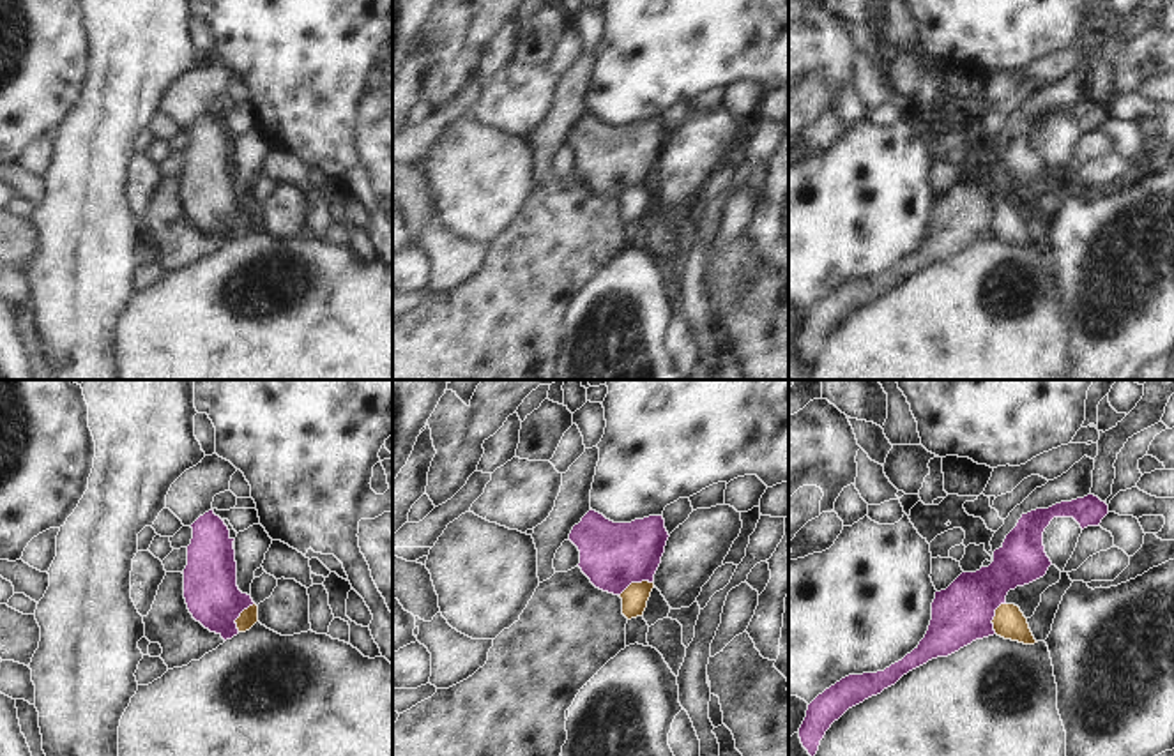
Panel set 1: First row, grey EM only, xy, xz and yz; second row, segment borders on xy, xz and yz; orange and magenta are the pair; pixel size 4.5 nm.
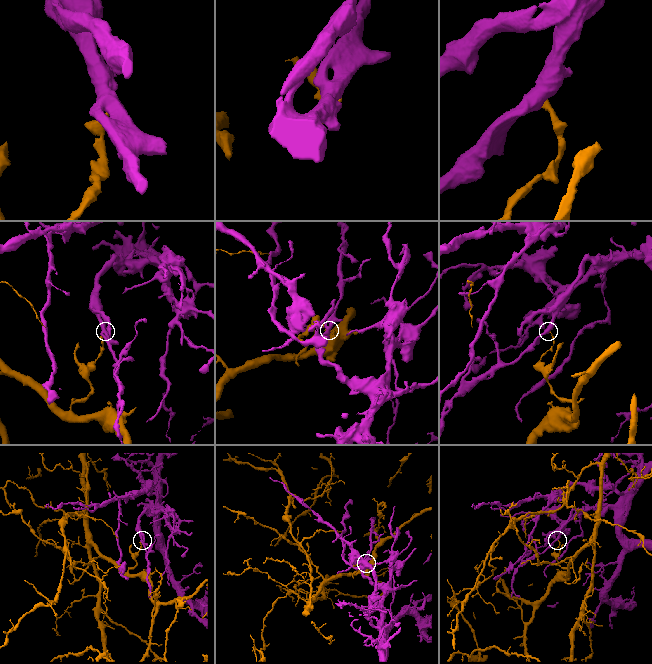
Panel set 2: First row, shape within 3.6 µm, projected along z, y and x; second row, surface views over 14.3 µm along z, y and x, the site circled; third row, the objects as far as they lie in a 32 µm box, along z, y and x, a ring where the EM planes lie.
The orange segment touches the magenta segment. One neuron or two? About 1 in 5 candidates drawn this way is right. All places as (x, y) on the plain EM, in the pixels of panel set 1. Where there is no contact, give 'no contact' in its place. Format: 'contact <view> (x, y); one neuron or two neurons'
contact yz (994, 221); two neurons

